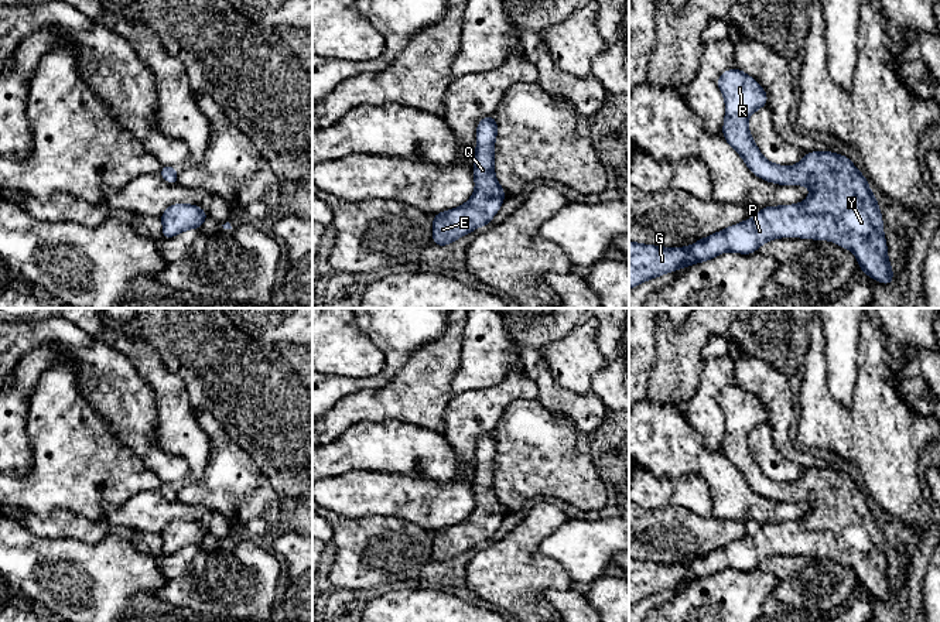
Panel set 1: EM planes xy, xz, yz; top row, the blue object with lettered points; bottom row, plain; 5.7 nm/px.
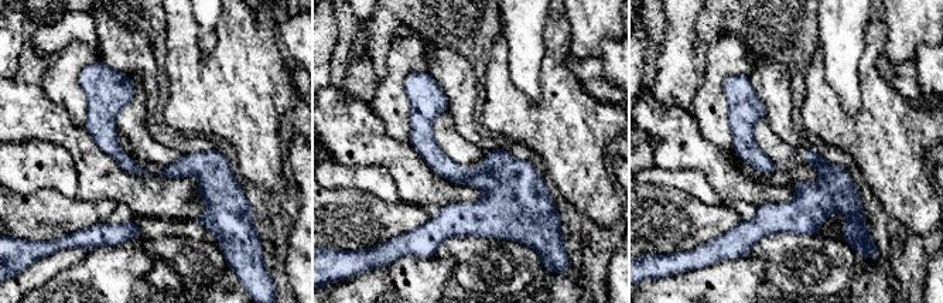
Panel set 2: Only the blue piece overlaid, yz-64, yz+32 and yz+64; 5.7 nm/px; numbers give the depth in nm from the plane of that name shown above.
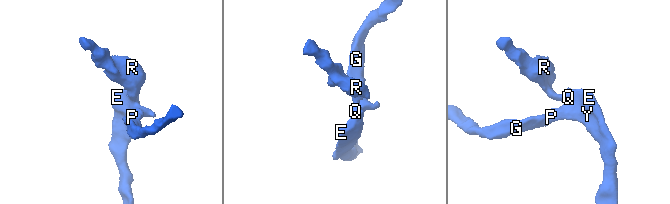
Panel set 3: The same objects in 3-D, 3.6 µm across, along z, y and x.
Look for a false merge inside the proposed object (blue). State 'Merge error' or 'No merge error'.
No merge error

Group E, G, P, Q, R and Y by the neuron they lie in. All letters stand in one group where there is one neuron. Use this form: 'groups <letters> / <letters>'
groups E G P Q R Y

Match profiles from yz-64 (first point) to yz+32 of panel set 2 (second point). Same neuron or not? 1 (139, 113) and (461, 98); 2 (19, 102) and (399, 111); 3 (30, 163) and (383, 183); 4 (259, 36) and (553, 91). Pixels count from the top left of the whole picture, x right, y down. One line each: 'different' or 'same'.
1: different
2: different
3: same
4: same

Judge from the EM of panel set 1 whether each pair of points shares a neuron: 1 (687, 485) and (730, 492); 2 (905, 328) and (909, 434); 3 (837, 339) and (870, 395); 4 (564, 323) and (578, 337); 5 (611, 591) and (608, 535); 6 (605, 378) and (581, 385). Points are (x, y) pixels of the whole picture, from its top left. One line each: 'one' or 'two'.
1: two
2: two
3: two
4: two
5: two
6: two

